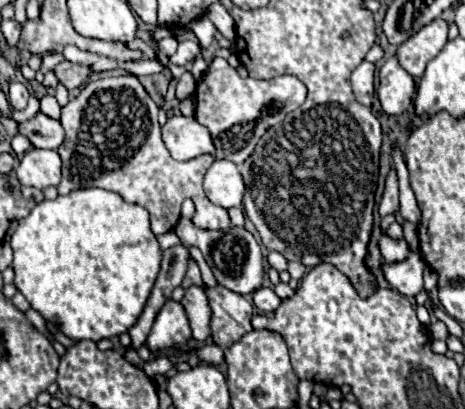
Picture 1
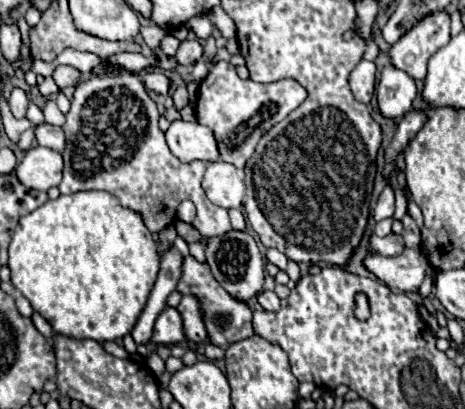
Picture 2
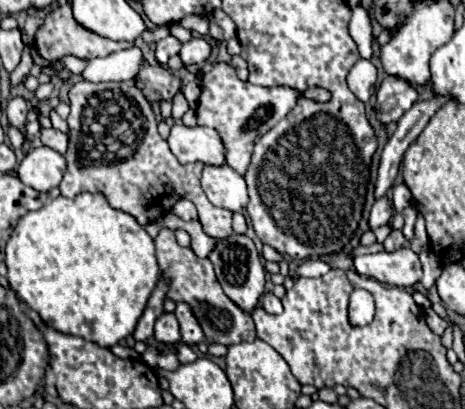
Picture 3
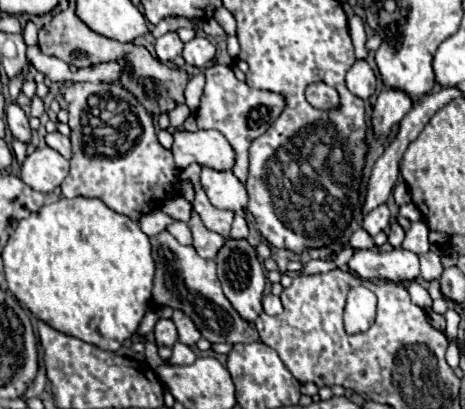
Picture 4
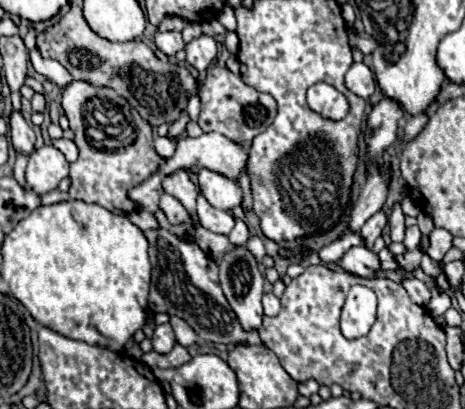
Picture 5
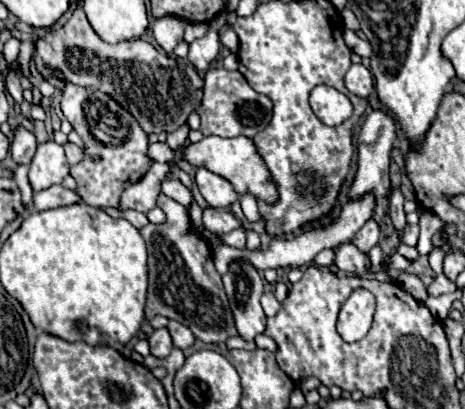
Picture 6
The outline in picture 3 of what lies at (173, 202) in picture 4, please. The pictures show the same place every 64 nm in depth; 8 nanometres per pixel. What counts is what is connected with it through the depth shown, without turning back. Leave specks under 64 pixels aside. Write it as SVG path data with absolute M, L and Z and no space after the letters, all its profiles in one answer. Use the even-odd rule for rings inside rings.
M180 200L180 202L176 202L174 204L174 208L172 208L172 214L176 214L176 216L180 216L182 220L193 220L197 218L197 209L190 200Z

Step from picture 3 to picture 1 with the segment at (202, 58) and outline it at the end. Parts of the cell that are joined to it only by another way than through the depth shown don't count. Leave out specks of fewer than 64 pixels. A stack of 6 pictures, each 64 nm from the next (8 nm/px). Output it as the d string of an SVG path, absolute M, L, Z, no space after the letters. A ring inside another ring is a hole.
M182 40L182 42L178 44L176 54L170 56L170 62L172 62L172 64L178 64L178 66L186 66L186 64L192 62L198 54L200 54L200 46L198 46L198 42Z

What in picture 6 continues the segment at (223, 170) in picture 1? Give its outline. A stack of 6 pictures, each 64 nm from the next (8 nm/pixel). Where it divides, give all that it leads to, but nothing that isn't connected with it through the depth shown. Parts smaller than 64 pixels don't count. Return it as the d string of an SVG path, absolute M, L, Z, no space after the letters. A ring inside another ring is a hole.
M198 168L196 184L198 184L204 200L212 208L230 208L238 200L238 194L232 188L232 184L228 184L228 180L224 180L222 176L218 176L206 168Z

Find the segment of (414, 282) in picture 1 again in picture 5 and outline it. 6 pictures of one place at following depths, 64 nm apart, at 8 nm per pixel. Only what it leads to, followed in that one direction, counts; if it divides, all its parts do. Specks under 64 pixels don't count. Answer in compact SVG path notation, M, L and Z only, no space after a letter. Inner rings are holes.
M366 246L350 248L350 250L340 258L340 266L342 266L346 272L352 272L352 274L362 276L362 278L372 278L376 272L382 270L378 254L374 254L374 252L372 252L370 248L366 248ZM416 249L416 254L414 252L404 252L404 254L398 254L394 256L394 260L398 262L398 266L406 272L414 272L416 268L420 268L420 262L422 258L422 251Z

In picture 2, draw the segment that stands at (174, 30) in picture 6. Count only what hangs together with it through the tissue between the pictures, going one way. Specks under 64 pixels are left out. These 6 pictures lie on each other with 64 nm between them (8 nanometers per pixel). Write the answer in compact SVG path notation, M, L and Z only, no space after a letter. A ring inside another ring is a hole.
M166 34L166 36L162 38L162 42L160 42L158 52L160 52L162 56L174 56L176 50L178 50L178 46L180 46L180 40L176 40L172 34Z

